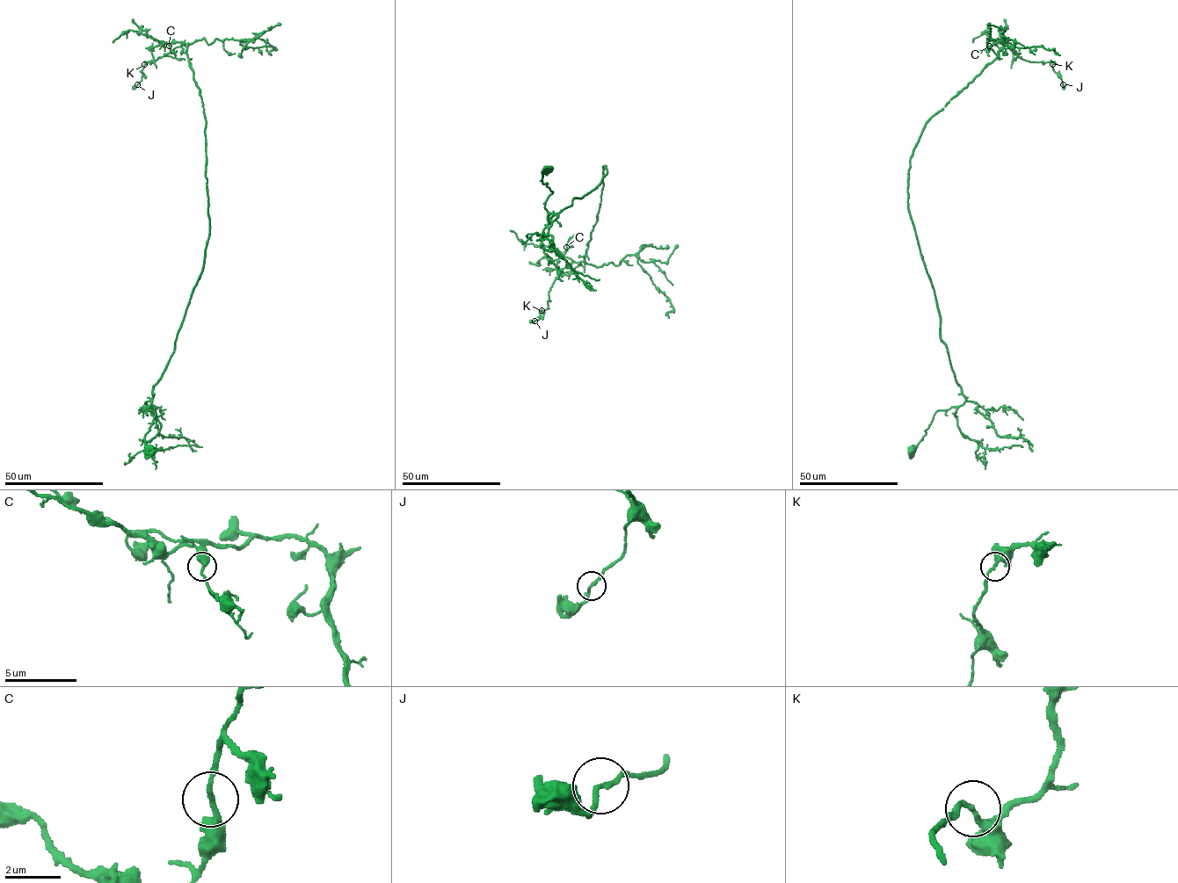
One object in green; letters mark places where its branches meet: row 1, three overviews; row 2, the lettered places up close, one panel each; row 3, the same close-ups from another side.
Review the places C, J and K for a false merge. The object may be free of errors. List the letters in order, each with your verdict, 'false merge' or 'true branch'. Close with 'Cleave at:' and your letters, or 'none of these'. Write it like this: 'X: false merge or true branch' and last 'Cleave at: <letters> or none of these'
C: true branch
J: true branch
K: true branch
Cleave at: none of these

